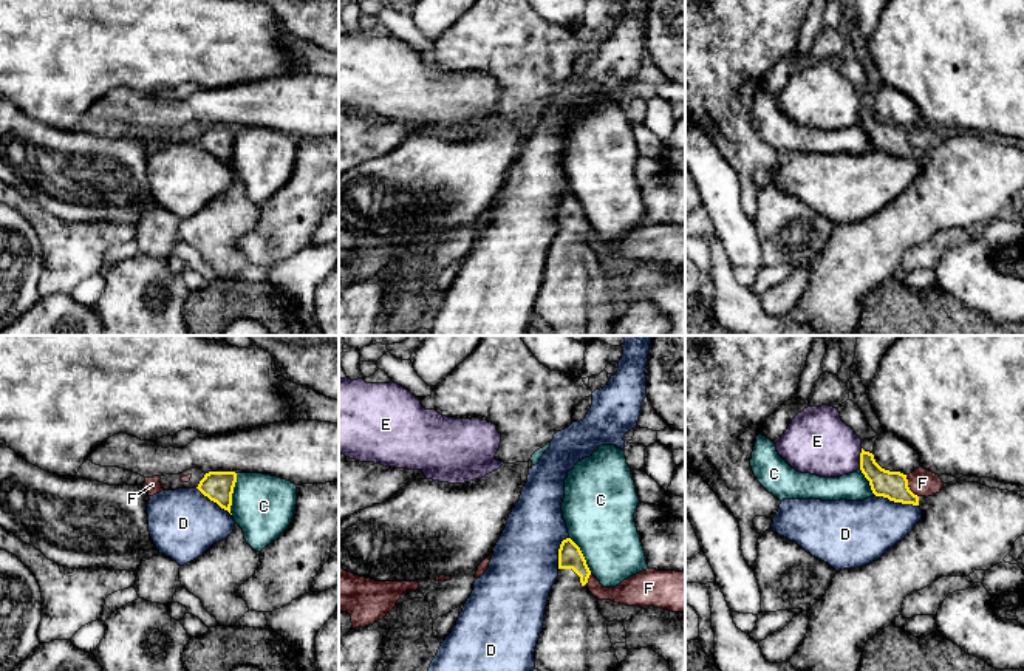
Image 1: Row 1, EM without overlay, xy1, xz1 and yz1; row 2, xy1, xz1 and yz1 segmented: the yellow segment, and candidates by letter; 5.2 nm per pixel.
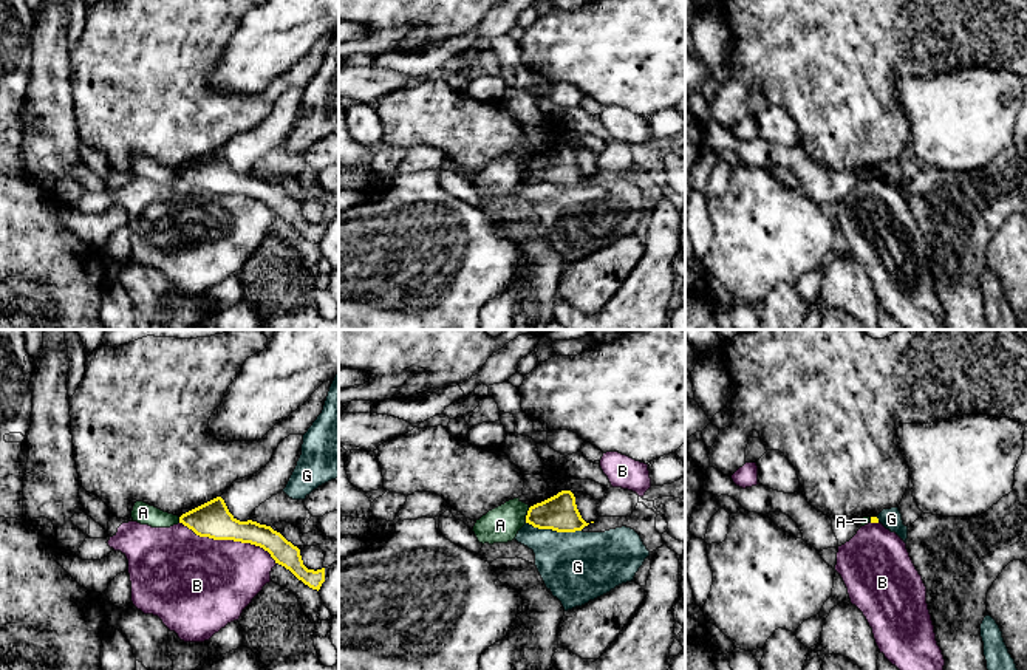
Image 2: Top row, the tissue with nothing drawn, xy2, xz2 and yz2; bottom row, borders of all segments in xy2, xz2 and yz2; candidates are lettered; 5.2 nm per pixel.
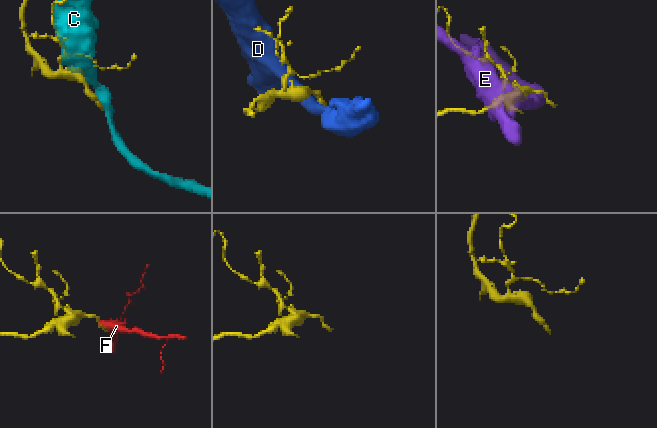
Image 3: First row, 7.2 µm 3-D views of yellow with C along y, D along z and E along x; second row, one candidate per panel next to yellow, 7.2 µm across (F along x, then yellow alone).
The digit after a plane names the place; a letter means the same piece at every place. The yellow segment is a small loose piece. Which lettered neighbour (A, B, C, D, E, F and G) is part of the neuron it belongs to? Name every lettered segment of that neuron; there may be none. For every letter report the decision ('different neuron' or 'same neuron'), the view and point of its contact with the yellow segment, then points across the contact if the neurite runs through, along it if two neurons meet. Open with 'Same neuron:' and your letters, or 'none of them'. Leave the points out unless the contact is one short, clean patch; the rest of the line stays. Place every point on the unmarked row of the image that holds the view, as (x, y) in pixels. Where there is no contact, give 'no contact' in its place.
Same neuron: F
A: different neuron; meets yellow in xz2 at (526, 169); border along xz2 (529, 161), (525, 175)
B: different neuron; meets yellow in xy2 at (229, 192)
C: different neuron; meets yellow in xy1 at (232, 146)
D: different neuron; meets yellow in yz1 at (896, 155); border along yz1 (874, 147), (918, 160)
E: different neuron; meets yellow in yz1 at (860, 113)
F: same neuron; meets yellow in yz1 at (907, 139); runs through yz1 (890, 138), (907, 139), (922, 136)
G: different neuron; meets yellow in xz2 at (554, 183)

